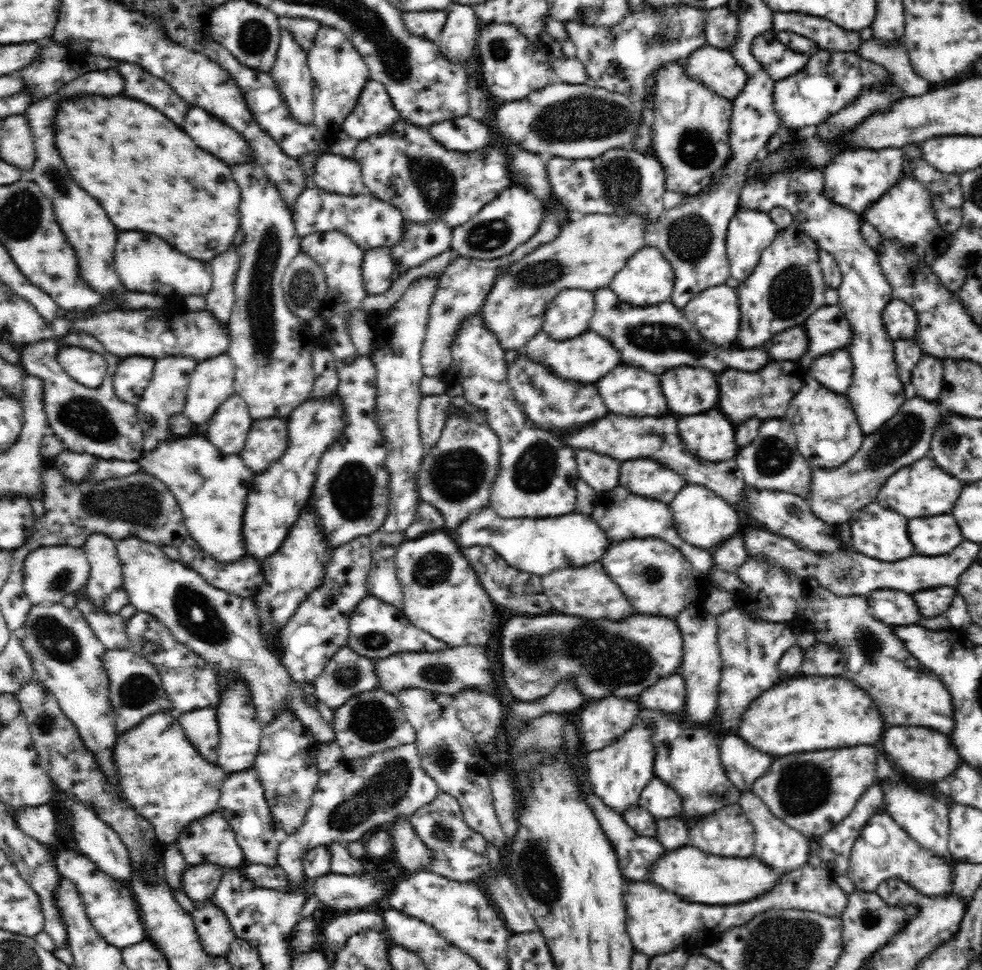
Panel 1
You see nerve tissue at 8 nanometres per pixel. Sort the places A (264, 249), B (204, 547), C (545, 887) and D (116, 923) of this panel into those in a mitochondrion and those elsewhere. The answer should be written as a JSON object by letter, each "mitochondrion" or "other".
{"A":"mitochondrion","B":"other","C":"mitochondrion","D":"other"}

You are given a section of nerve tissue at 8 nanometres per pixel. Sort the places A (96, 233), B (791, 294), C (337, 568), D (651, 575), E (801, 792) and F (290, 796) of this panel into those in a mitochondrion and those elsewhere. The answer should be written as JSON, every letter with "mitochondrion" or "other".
{"A":"other","B":"mitochondrion","C":"other","D":"mitochondrion","E":"mitochondrion","F":"mitochondrion"}

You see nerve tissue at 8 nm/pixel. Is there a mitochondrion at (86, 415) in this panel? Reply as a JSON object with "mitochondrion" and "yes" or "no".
{"mitochondrion":"yes"}

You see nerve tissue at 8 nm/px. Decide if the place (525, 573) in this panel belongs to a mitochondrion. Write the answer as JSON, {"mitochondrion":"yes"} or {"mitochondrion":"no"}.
{"mitochondrion":"no"}

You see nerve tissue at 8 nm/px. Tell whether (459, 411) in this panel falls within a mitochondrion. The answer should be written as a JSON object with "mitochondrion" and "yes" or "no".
{"mitochondrion":"no"}

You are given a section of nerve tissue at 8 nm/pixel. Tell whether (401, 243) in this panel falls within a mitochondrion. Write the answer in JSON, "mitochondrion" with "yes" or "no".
{"mitochondrion":"no"}

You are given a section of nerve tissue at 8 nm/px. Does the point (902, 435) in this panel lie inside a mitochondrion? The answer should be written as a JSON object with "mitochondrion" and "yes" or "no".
{"mitochondrion":"yes"}

